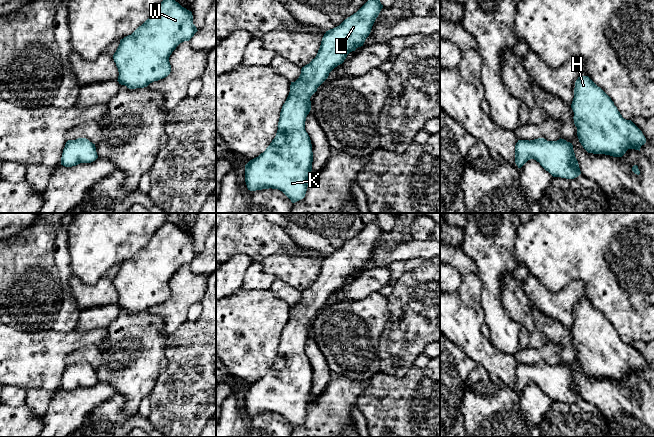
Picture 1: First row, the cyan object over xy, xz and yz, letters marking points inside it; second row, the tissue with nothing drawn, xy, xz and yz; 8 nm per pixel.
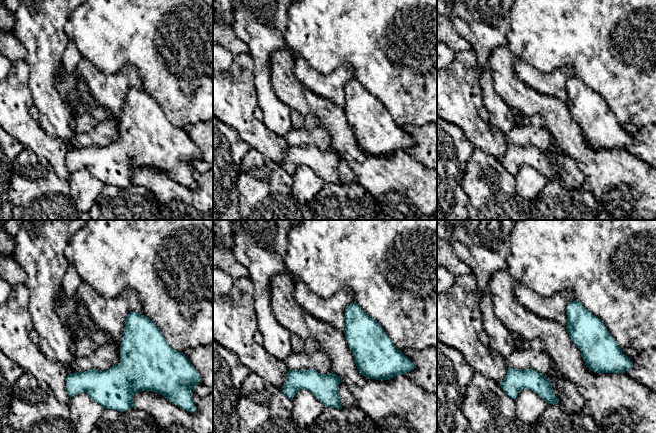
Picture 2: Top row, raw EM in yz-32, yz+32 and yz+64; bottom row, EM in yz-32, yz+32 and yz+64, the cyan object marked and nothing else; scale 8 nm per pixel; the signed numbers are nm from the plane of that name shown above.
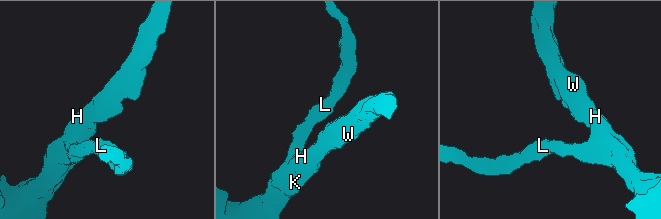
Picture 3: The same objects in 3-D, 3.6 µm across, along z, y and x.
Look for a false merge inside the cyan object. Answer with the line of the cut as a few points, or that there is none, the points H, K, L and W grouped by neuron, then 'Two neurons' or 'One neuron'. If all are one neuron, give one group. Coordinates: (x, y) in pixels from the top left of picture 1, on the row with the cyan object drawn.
No split. Groups: H K L W. One neuron

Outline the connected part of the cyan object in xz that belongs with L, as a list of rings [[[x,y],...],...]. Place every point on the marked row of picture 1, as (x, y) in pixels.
[[[368,0],[339,26],[326,31],[316,57],[302,67],[299,78],[291,82],[289,95],[280,112],[275,138],[263,153],[245,165],[245,182],[248,190],[278,189],[292,203],[305,197],[313,162],[312,144],[305,130],[306,117],[311,110],[310,98],[328,78],[329,73],[342,64],[350,52],[363,46],[382,8],[380,0]]]

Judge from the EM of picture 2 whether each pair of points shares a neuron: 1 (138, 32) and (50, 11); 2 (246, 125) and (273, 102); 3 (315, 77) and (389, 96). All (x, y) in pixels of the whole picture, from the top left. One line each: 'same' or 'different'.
1: different
2: different
3: different

